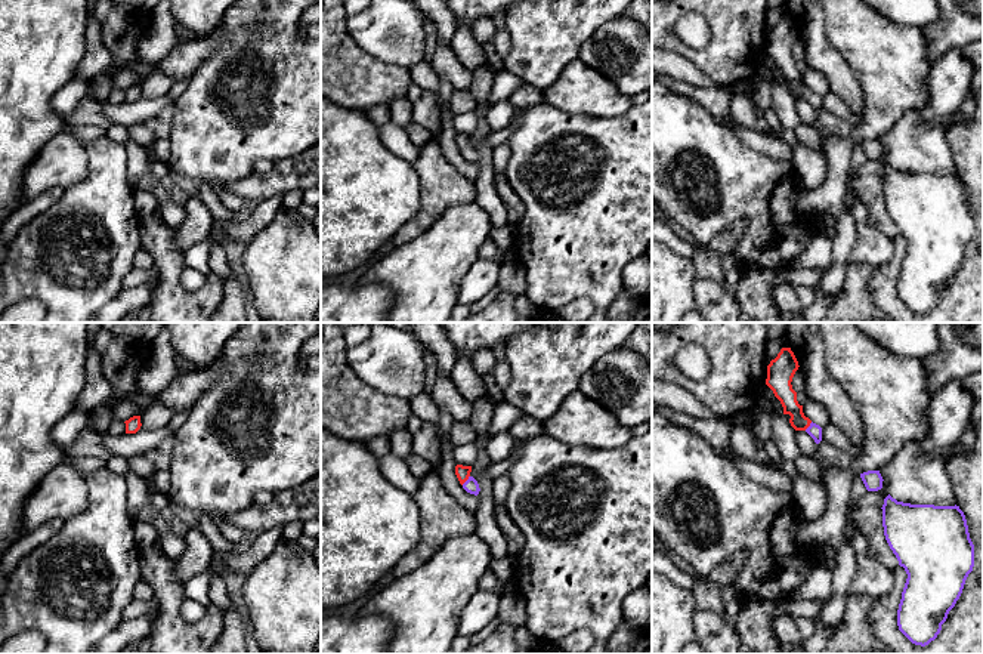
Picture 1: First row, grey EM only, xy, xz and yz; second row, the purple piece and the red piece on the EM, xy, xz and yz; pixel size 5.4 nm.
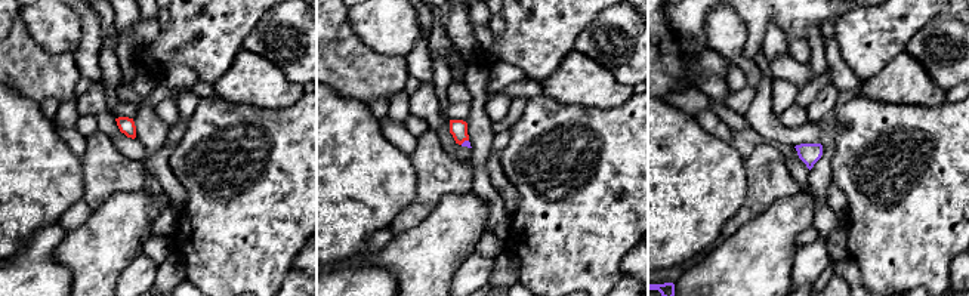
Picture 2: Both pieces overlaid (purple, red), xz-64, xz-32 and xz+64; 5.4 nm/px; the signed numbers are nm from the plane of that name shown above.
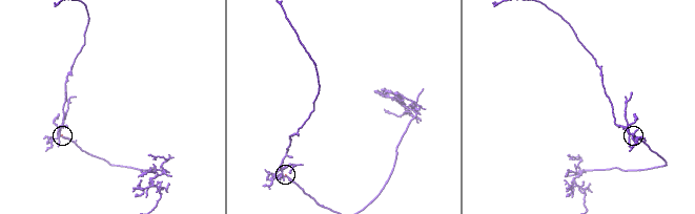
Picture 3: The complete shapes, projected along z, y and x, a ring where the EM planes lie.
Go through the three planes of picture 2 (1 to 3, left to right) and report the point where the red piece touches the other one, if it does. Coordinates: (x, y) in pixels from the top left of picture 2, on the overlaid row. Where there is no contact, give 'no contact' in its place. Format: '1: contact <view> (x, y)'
1: no contact
2: contact xz-32 (465, 141)
3: no contact

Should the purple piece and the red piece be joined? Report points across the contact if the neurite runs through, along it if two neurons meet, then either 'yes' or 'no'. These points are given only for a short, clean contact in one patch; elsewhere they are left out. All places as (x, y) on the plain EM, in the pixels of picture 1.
across xz (470, 154), (467, 148), (463, 141) | yes

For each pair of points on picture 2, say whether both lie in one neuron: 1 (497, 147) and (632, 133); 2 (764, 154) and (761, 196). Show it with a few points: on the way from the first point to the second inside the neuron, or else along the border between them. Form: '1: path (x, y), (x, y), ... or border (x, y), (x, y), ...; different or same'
1: border (511, 129), (508, 145), (500, 154); different
2: path (764, 165), (764, 185); same

